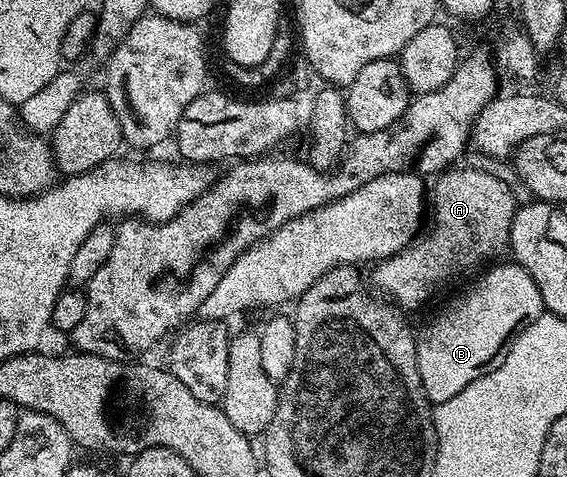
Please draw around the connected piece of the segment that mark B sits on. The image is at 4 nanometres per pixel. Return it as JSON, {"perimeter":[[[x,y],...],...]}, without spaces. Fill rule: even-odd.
{"perimeter":[[[508,260],[505,266],[496,266],[493,270],[485,269],[480,279],[461,296],[457,302],[452,302],[449,306],[444,306],[428,323],[424,326],[424,331],[419,331],[416,338],[416,363],[418,364],[418,372],[422,376],[422,388],[426,392],[429,403],[439,404],[450,400],[450,396],[458,396],[458,392],[462,392],[462,388],[466,388],[466,384],[474,384],[474,380],[478,380],[478,376],[486,376],[490,372],[494,372],[502,364],[502,360],[506,360],[508,348],[511,346],[515,338],[530,324],[534,324],[534,320],[538,320],[540,314],[545,313],[544,301],[538,292],[538,284],[534,284],[534,280],[530,276],[530,272],[526,272],[521,266],[516,265],[515,261]]]}

